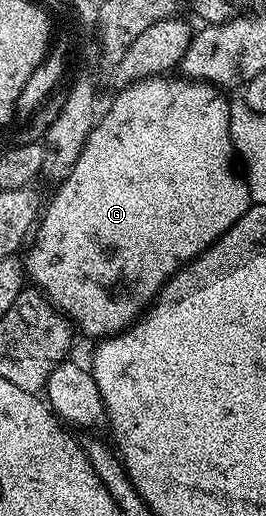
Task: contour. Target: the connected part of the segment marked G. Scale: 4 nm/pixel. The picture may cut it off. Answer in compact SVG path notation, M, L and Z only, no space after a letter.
M151 77L140 79L137 83L123 88L120 95L108 107L108 115L101 114L90 137L86 137L86 145L74 161L74 169L68 178L59 184L56 196L52 204L45 206L42 218L34 231L34 238L27 248L26 275L32 279L37 288L47 295L51 303L56 304L69 320L74 324L75 330L84 335L89 335L92 341L99 341L109 335L118 335L121 331L127 331L145 311L149 303L155 299L161 287L176 274L180 268L186 266L192 260L199 257L207 247L218 237L234 226L241 217L247 213L250 206L248 185L243 174L238 173L237 164L234 162L234 148L232 134L230 133L230 99L221 88L214 83L206 83L198 79L179 77L180 79L168 79L172 77Z

